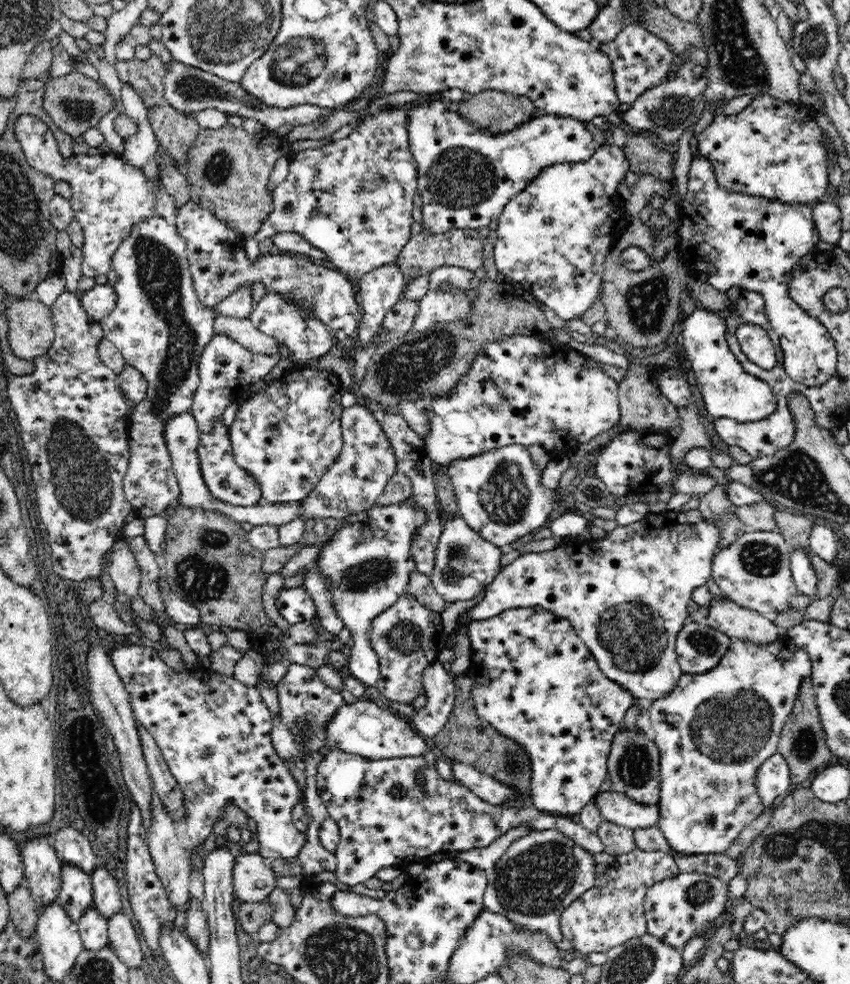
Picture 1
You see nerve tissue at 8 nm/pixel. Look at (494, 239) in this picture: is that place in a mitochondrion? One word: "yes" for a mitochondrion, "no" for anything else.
no

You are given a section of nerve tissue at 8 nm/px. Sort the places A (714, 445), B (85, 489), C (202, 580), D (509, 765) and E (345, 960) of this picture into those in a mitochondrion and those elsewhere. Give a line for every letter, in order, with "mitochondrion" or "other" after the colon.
A: other
B: mitochondrion
C: mitochondrion
D: mitochondrion
E: mitochondrion

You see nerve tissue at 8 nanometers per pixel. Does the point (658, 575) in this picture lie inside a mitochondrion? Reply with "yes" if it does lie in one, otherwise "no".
no

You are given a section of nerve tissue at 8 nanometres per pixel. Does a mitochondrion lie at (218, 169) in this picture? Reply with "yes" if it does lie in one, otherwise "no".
yes

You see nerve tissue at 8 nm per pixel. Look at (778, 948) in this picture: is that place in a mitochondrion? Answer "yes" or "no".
no

